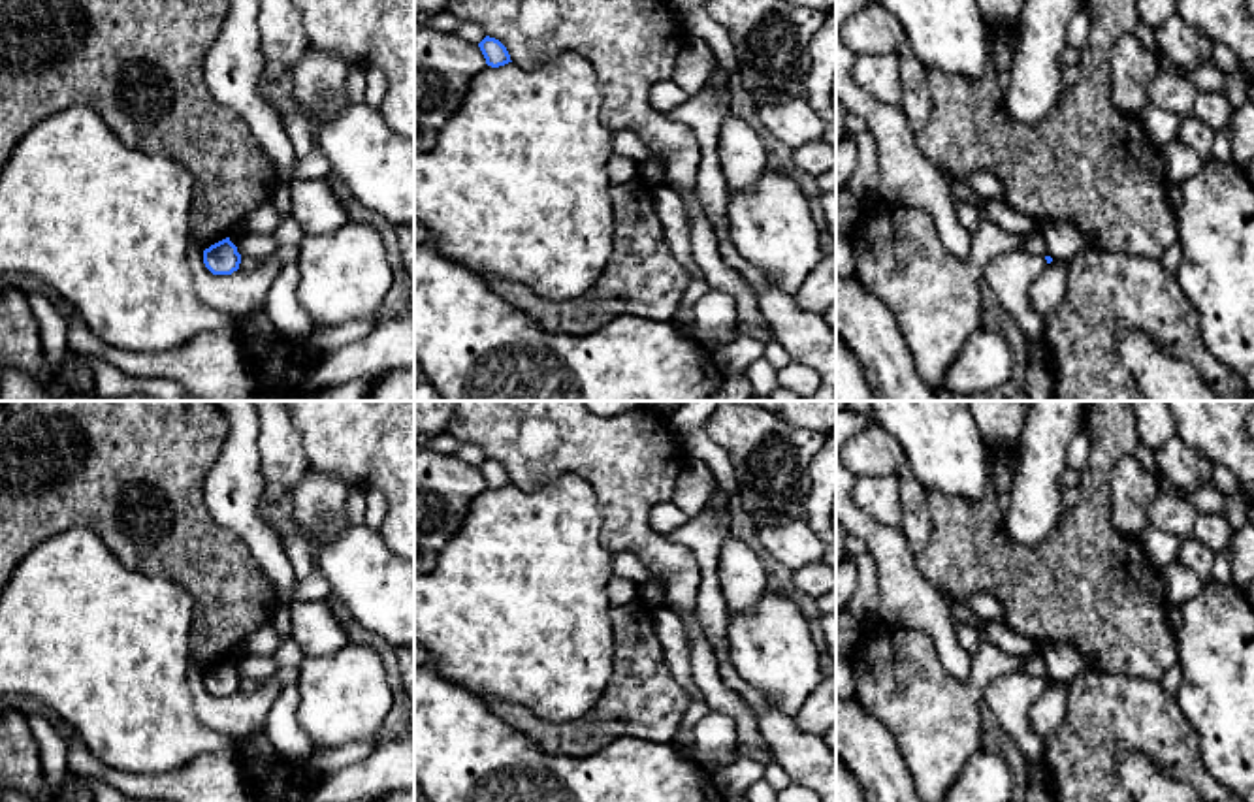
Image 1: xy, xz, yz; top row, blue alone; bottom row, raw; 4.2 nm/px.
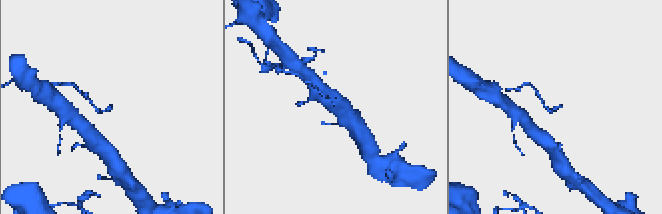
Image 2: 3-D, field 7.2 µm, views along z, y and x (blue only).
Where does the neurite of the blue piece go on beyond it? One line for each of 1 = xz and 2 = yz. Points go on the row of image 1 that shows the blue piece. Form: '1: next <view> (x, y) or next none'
1: next none
2: next none

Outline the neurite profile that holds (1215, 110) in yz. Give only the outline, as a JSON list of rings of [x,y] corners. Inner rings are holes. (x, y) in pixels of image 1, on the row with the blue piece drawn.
[[[1198,92],[1192,115],[1201,119],[1216,134],[1231,120],[1233,105],[1224,94]]]

